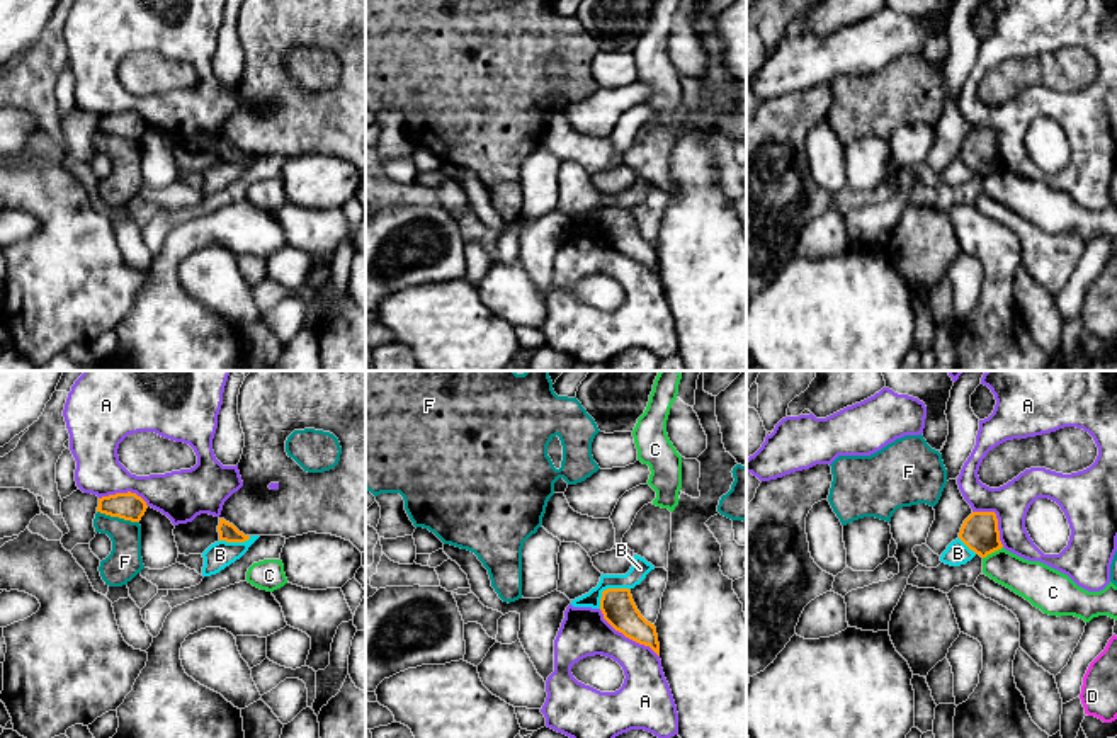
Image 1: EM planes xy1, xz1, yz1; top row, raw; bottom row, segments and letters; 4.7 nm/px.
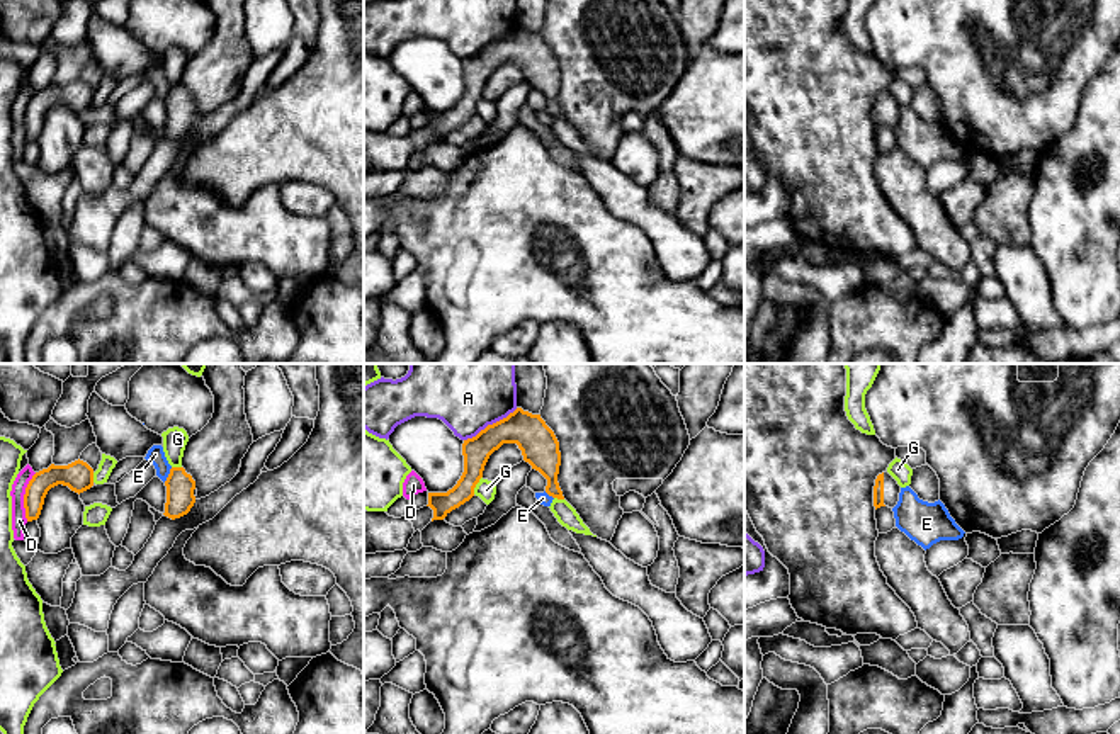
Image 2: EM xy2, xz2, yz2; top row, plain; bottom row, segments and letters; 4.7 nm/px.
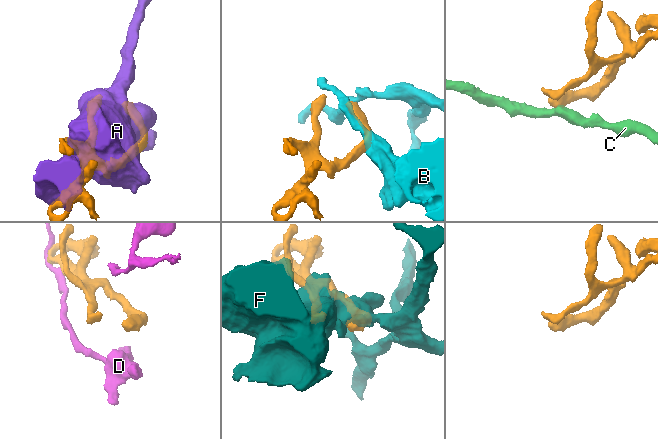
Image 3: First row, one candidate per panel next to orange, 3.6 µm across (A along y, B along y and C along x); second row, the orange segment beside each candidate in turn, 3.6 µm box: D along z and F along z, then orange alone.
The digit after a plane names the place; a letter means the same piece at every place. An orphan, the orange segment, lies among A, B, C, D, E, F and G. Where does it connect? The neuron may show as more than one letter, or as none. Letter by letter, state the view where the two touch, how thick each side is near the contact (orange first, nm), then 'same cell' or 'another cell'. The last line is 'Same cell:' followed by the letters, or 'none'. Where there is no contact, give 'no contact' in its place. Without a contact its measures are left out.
A: meets orange in xz1; 160 nm thick on the orange side, 220 nm on the other; another cell
B: meets orange in xz1; 160 nm thick on the orange side, 90 nm on the other; another cell
C: meets orange in yz1; 180 nm thick on the orange side, 190 nm on the other; another cell
D: meets orange in xy2; 110 nm thick on the orange side, 70 nm on the other; another cell
E: meets orange in xy2; 130 nm thick on the orange side, 80 nm on the other; another cell
F: meets orange in xy1; 130 nm thick on the orange side, 160 nm on the other; another cell
G: meets orange in xz2; 140 nm thick on the orange side, 90 nm on the other; another cell
Same cell: none

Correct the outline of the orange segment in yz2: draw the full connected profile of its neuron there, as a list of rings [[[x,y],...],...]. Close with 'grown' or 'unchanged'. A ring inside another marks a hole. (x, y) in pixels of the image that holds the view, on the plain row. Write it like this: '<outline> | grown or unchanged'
[[[889,92],[879,93],[874,105],[875,129],[880,126],[894,127],[899,121],[899,112],[901,112],[901,105]]] | grown

